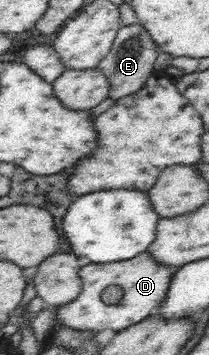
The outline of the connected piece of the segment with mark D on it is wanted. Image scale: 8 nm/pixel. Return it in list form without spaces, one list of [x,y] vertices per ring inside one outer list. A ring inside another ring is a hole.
[[[147,251],[126,261],[103,264],[84,263],[80,268],[82,280],[80,295],[73,302],[56,309],[57,320],[73,330],[114,330],[118,333],[131,324],[137,324],[152,314],[156,314],[178,268],[179,266],[159,264],[152,253]],[[107,286],[120,286],[124,290],[119,304],[105,304],[101,299],[101,294]]]

